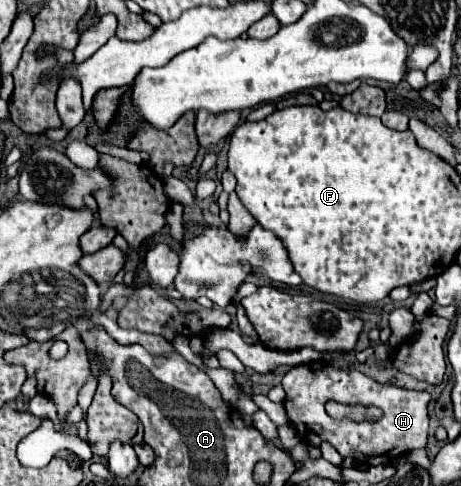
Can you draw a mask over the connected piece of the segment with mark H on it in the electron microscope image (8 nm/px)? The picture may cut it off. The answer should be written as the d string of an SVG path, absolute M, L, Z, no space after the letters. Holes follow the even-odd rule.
M320 360L290 368L282 380L282 386L286 390L284 406L288 412L288 420L308 444L320 444L322 440L326 440L340 452L340 456L350 456L356 462L364 462L370 466L396 464L402 454L416 448L426 448L430 402L428 392L406 390L392 384L378 384L376 380L356 370L340 370ZM328 400L336 400L348 406L376 406L382 410L382 418L376 422L352 422L348 418L334 420L324 408Z

